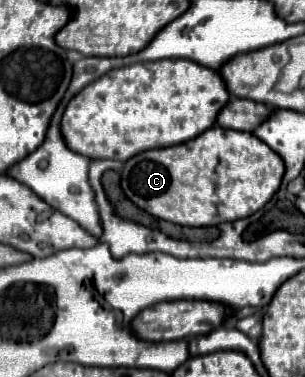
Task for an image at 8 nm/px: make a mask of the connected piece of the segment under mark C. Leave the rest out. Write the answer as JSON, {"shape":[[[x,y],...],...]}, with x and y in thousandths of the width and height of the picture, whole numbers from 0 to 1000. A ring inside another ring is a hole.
{"shape":[[[698,332],[639,374],[430,416],[397,454],[397,496],[449,549],[521,581],[672,602],[777,586],[849,560],[921,496],[928,464],[928,422],[849,363]]]}

